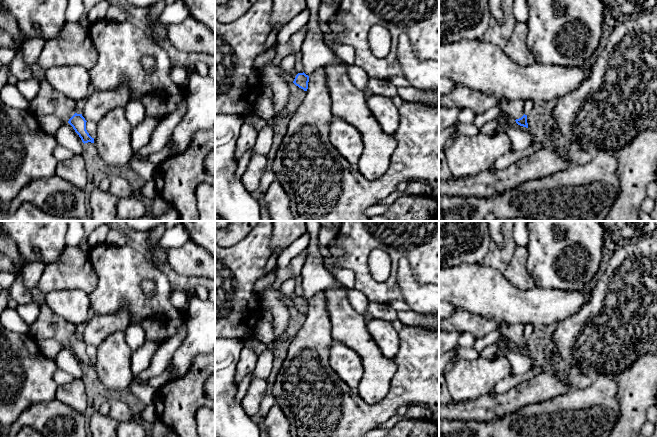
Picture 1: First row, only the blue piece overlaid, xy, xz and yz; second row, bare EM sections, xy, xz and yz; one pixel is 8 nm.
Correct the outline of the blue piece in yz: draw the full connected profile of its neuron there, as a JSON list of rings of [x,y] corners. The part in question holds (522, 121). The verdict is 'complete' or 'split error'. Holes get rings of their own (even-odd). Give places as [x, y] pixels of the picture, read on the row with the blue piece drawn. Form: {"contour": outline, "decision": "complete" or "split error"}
{"contour": [[[498,97],[498,101],[501,111],[509,114],[518,125],[528,128],[527,115],[524,113],[523,108],[525,103],[524,100],[508,100],[504,97]]], "decision": "split error"}

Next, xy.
{"contour": [[[44,78],[40,82],[40,93],[30,101],[29,111],[37,118],[54,115],[63,122],[68,122],[84,144],[88,142],[94,143],[94,138],[86,130],[87,121],[82,114],[75,112],[75,106],[75,101],[64,97]]], "decision": "split error"}

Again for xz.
{"contour": [[[295,69],[287,72],[283,71],[282,78],[287,84],[294,83],[299,88],[303,89],[304,91],[307,91],[308,89],[308,82],[309,82],[309,76],[303,73],[298,73]]], "decision": "split error"}

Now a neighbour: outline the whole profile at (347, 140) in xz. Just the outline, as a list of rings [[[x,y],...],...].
[[[333,116],[329,141],[351,165],[357,165],[364,147],[361,134],[354,126]]]

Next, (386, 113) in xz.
[[[371,95],[367,98],[367,105],[382,130],[393,135],[399,126],[400,115],[399,108],[393,103],[392,98]]]

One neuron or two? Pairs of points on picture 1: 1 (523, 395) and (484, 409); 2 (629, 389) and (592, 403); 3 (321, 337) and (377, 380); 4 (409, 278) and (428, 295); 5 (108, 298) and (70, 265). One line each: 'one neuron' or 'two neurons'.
1: one neuron
2: two neurons
3: two neurons
4: one neuron
5: two neurons

